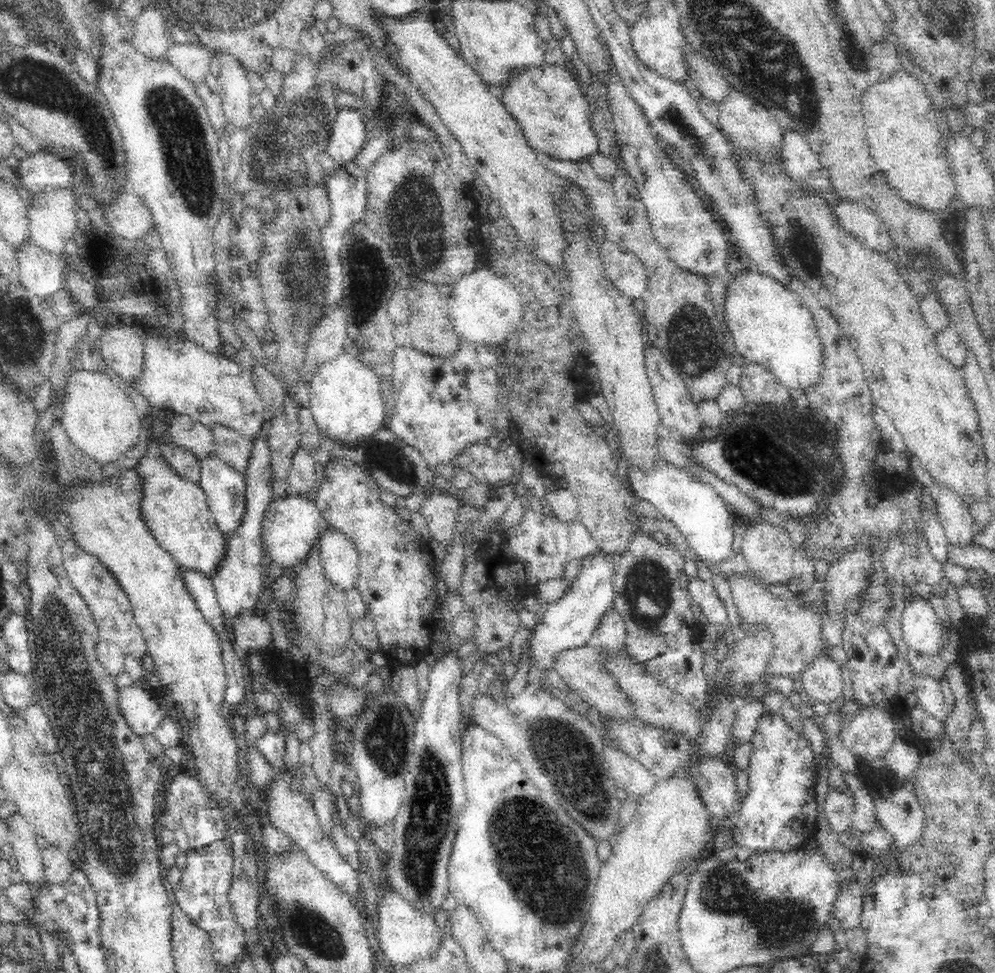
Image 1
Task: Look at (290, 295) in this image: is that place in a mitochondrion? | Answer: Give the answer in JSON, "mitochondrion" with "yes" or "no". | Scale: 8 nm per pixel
{"mitochondrion":"yes"}

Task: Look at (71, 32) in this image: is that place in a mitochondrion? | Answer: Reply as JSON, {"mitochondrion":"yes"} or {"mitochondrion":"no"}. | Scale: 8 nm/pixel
{"mitochondrion":"no"}

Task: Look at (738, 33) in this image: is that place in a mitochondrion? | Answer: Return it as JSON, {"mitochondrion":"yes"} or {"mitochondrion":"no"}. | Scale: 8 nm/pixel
{"mitochondrion":"yes"}

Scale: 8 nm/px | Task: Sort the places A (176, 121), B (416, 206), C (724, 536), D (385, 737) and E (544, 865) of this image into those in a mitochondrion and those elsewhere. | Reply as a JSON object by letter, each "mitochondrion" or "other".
{"A":"mitochondrion","B":"mitochondrion","C":"other","D":"mitochondrion","E":"mitochondrion"}

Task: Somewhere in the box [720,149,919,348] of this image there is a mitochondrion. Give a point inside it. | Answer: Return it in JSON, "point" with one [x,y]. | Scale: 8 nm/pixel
{"point":[803,247]}

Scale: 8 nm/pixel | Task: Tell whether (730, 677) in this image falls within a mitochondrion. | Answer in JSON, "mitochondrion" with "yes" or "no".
{"mitochondrion":"yes"}

